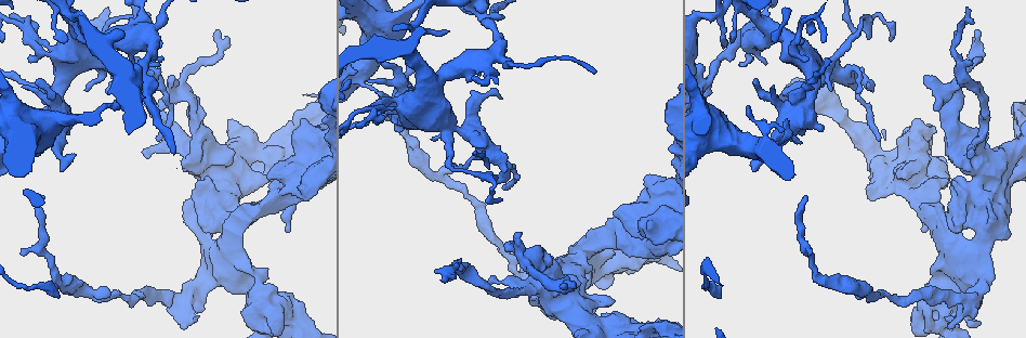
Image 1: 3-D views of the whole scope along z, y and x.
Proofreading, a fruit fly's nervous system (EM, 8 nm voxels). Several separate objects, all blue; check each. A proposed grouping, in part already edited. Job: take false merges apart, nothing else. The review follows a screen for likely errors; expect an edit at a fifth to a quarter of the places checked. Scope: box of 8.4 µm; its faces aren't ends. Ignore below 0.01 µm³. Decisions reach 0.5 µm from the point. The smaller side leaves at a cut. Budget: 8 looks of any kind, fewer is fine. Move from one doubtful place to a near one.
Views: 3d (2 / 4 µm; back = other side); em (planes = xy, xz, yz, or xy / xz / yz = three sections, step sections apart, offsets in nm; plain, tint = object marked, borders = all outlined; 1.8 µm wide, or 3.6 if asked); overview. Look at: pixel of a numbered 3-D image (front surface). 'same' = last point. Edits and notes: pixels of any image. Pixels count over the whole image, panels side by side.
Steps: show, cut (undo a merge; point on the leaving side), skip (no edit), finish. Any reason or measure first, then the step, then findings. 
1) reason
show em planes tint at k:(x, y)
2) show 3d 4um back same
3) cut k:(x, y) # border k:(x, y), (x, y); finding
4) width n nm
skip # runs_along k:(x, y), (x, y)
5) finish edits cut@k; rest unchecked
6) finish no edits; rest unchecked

sudden change in width
show 3d 4um at 1:(791, 126)

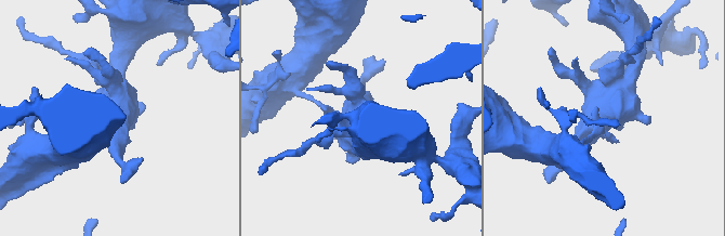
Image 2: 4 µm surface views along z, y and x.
show em 3.6um planes tint at 2:(352, 109)

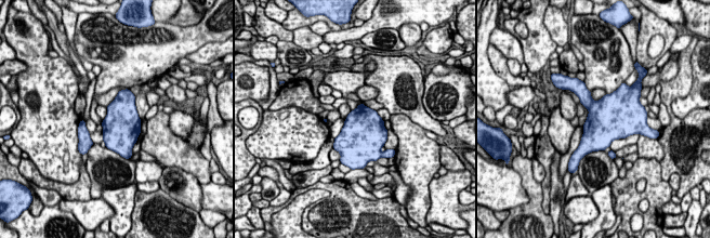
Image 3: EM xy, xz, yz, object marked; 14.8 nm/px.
skip # continuous, no second neuron

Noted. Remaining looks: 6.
sharp bend
show em yz step 16 tint at 1:(497, 47)

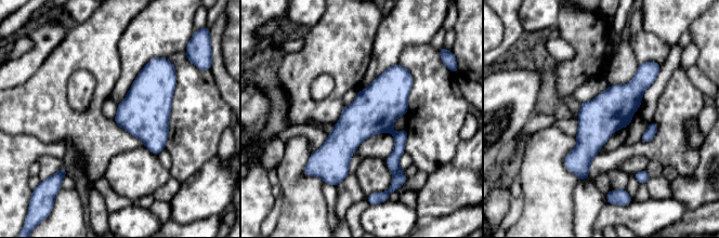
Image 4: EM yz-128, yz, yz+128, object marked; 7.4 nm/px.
cut it another way
show em planes borders same

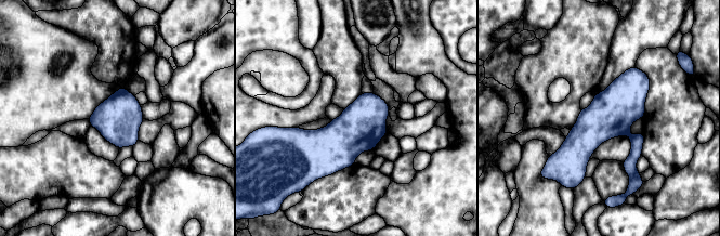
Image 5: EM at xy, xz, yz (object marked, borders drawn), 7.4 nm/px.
width 340 nm
skip # runs_along 5:(636, 70), (577, 147), (576, 181); all the same neuron

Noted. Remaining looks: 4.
show 3d 2um at 1:(71, 17)

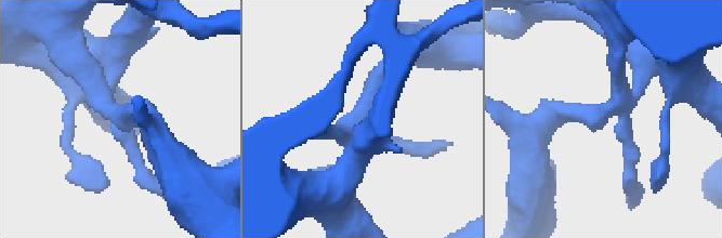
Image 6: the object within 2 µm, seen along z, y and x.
show em planes tint at 6:(119, 115)

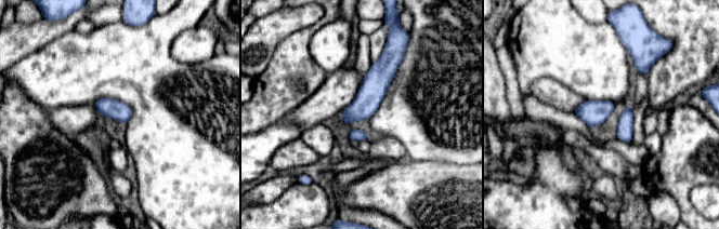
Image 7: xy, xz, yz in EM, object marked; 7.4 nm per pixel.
skip # runs_along 7:(395, 57), (347, 120); all the same neuron

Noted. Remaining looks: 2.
sharp bend
show em xy step 4 borders at 1:(955, 218)

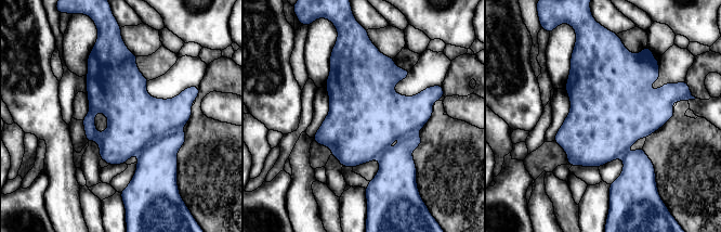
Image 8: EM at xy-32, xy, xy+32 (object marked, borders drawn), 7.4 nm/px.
skip # one neuron here

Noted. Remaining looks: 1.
finish no edits; rest unchecked

